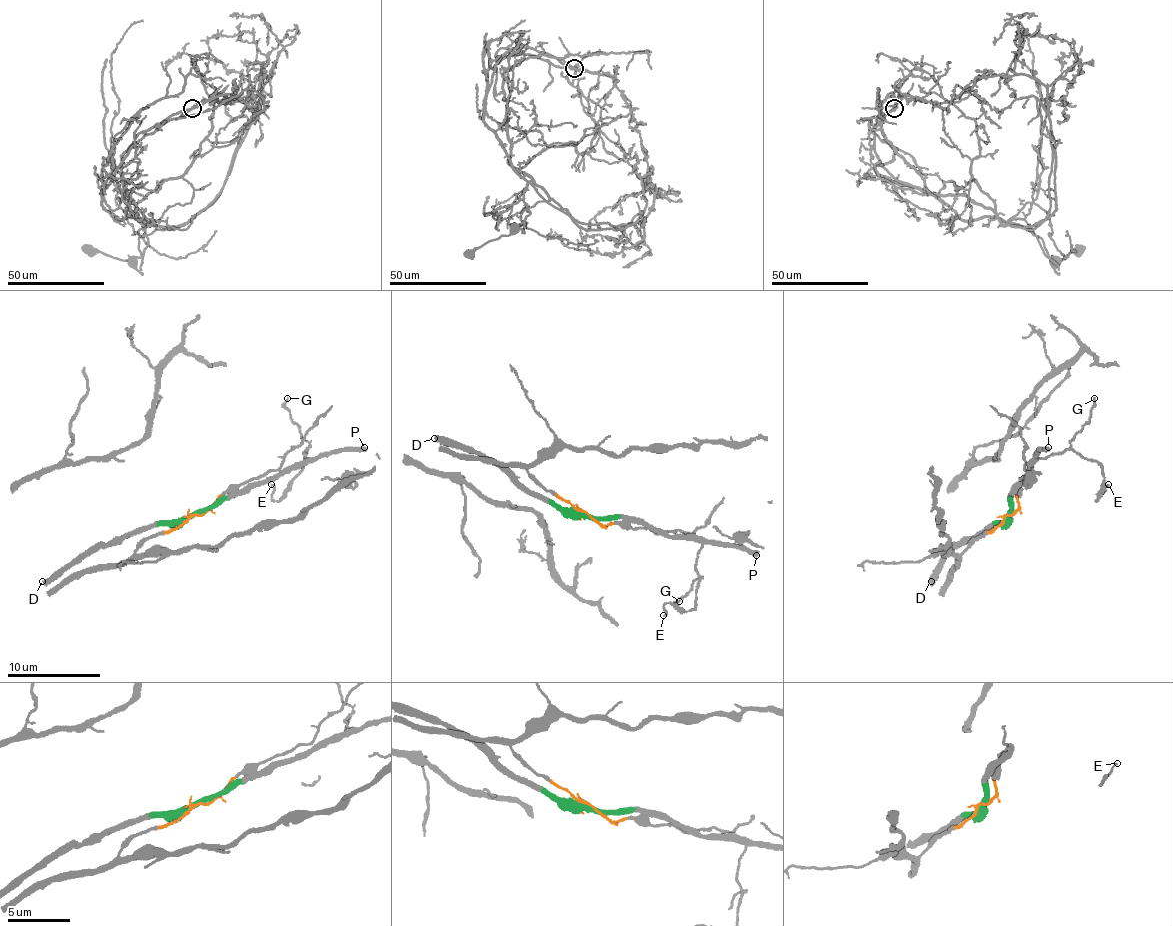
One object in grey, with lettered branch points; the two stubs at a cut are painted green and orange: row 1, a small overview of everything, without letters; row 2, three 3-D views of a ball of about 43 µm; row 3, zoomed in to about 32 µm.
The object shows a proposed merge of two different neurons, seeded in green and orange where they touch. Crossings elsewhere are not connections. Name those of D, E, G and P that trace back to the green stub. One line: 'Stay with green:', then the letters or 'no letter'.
Stay with green: D, E, G, P

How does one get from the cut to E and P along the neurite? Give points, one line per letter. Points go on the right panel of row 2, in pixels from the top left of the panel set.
E: (1007, 516), (1011, 493), (1037, 460), (1051, 453), (1067, 449), (1093, 458), (1104, 484), (1095, 500), (1109, 484)
P: (1007, 516), (1011, 493), (1030, 474), (1037, 453), (1049, 447)

